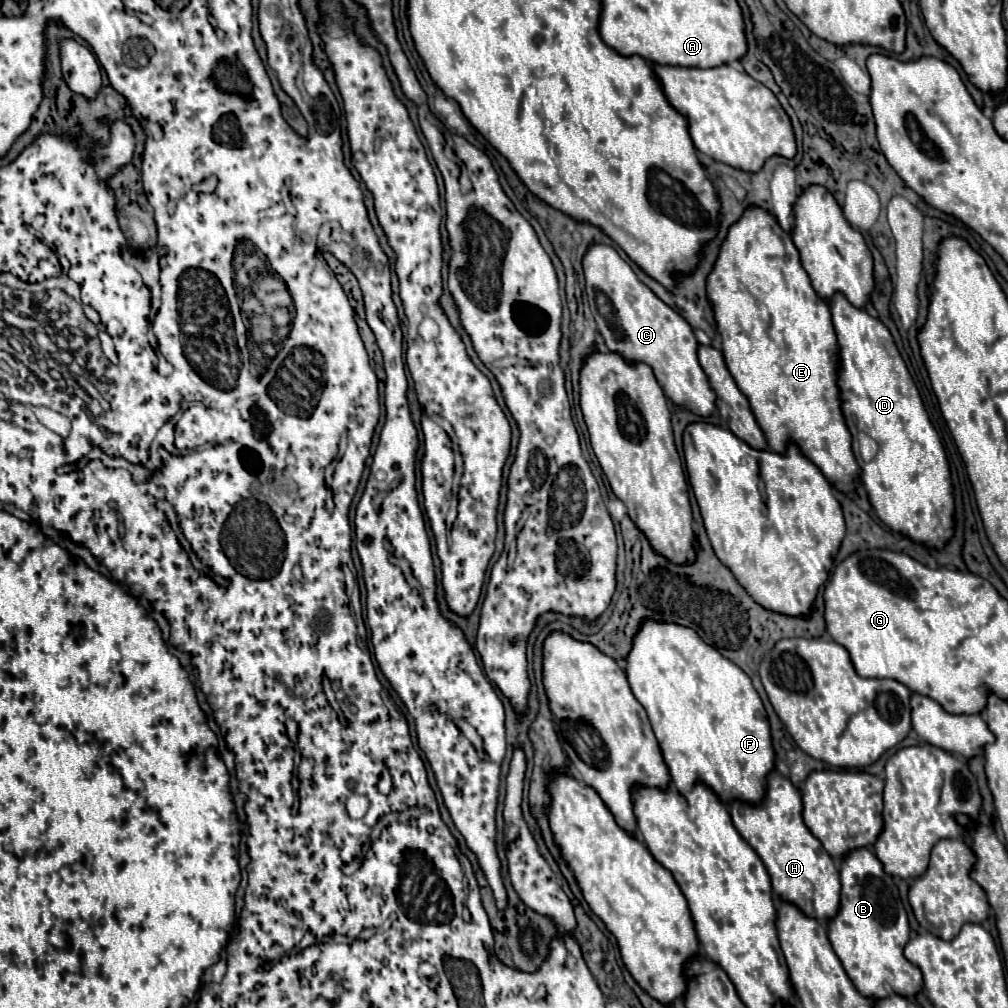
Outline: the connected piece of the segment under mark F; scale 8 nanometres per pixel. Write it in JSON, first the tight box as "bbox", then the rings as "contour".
{"bbox":[625,617,773,803],"contour":[[[645,617],[633,637],[631,651],[625,659],[625,671],[633,695],[649,715],[663,759],[669,767],[671,785],[677,791],[687,795],[693,783],[701,781],[711,787],[723,803],[729,803],[729,797],[761,801],[761,777],[773,769],[771,733],[765,707],[741,667],[723,657],[715,647],[707,645],[691,627]]]}

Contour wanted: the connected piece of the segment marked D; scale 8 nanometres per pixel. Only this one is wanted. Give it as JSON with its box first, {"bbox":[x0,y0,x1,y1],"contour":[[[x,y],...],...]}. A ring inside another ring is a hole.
{"bbox":[829,293,953,547],"contour":[[[835,293],[829,299],[831,319],[837,335],[837,387],[845,423],[853,437],[853,451],[857,451],[857,433],[863,431],[873,437],[879,445],[879,451],[871,463],[859,461],[861,467],[861,481],[867,489],[869,501],[877,513],[877,517],[887,523],[891,529],[911,537],[913,541],[921,541],[929,547],[943,547],[945,541],[953,535],[953,495],[951,495],[951,477],[949,477],[949,463],[939,441],[937,431],[933,429],[923,401],[911,375],[895,347],[895,341],[889,329],[877,319],[871,317],[865,309],[859,309],[849,303],[843,293]]]}

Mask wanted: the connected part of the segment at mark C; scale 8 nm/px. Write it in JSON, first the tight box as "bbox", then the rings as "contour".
{"bbox":[583,245,715,417],"contour":[[[589,245],[583,257],[583,273],[591,313],[607,349],[621,353],[629,361],[651,365],[659,385],[673,403],[709,417],[715,407],[715,391],[699,365],[699,343],[691,325],[675,309],[663,303],[647,285],[643,285],[633,269],[609,245]]]}

